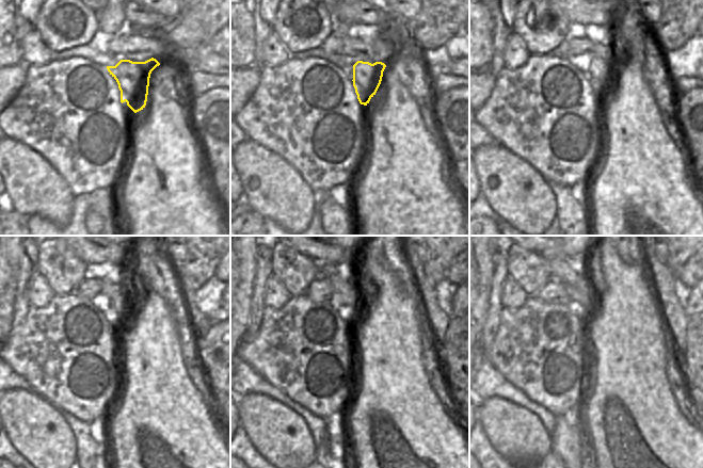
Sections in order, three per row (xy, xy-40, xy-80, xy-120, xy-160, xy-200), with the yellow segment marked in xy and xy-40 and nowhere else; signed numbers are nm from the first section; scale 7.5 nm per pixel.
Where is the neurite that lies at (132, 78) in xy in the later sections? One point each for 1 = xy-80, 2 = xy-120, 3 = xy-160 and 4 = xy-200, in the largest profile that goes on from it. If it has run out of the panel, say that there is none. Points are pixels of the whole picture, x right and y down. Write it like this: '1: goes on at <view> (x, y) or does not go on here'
1: goes on at xy-80 (602, 74)
2: goes on at xy-120 (121, 309)
3: goes on at xy-160 (353, 304)
4: goes on at xy-200 (577, 284)

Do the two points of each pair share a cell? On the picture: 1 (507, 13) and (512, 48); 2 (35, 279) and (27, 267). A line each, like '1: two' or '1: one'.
1: two
2: two

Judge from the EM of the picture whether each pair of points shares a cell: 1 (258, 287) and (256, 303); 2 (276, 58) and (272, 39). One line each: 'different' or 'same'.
1: same
2: same

